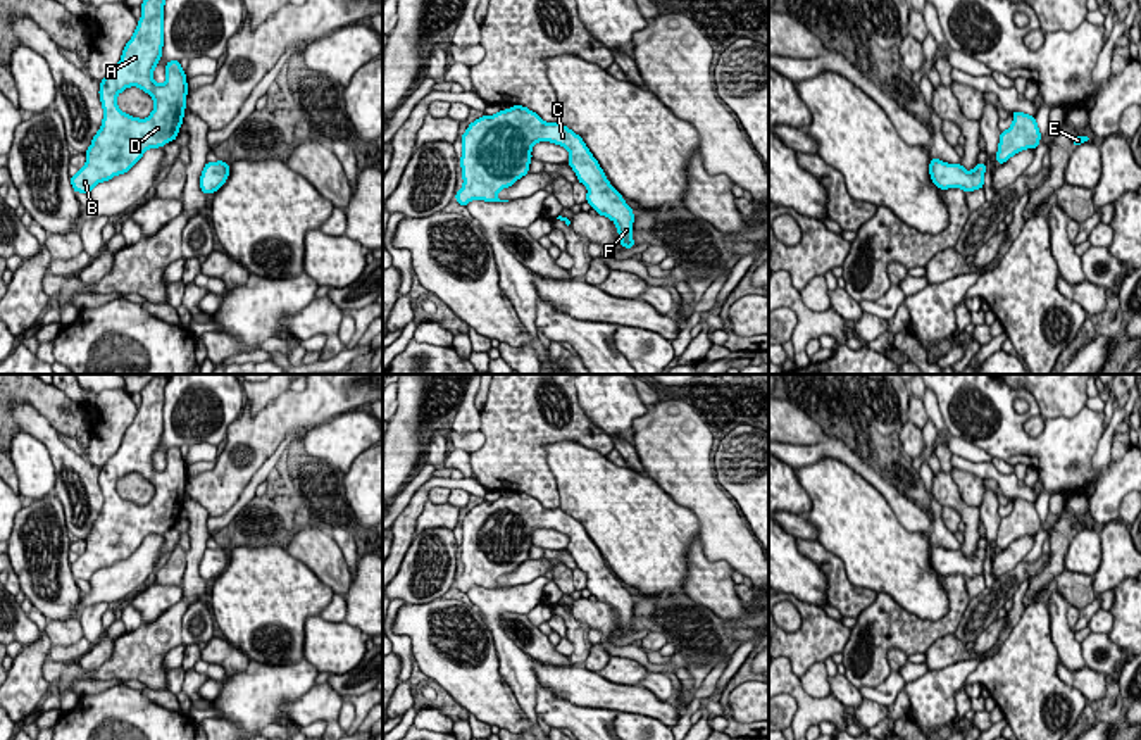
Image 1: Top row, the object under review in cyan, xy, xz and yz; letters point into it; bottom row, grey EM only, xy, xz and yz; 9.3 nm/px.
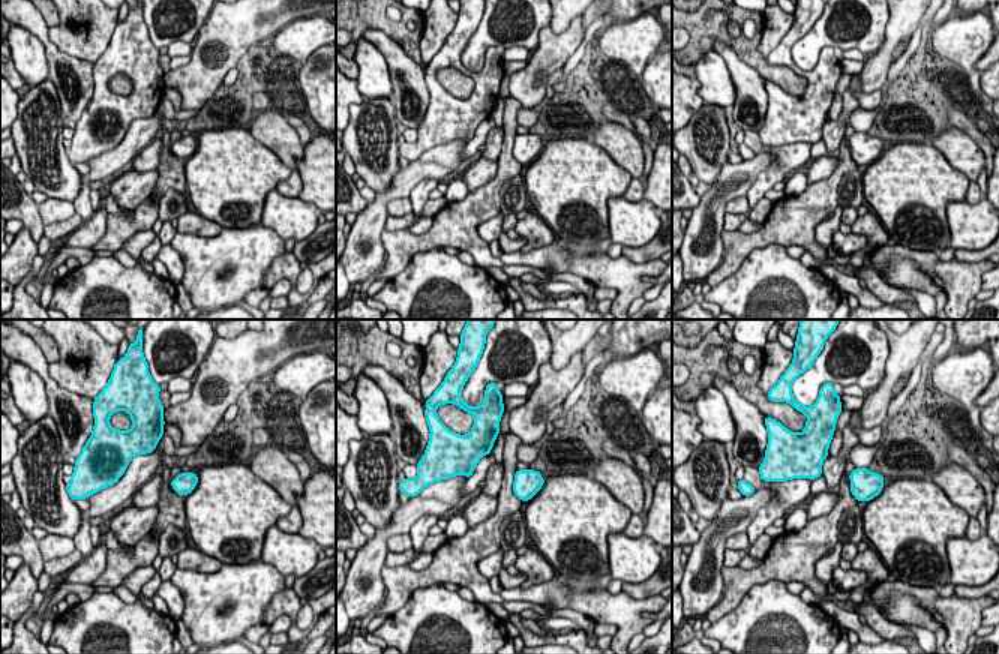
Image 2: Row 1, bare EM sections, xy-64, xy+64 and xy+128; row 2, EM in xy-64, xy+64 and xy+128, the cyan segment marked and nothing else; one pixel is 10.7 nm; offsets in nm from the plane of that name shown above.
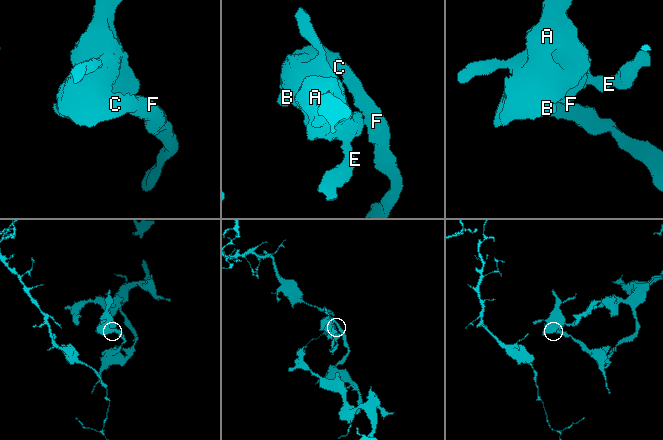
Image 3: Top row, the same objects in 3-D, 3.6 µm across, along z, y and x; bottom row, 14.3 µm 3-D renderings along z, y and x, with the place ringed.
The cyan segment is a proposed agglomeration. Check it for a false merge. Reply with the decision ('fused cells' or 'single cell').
single cell

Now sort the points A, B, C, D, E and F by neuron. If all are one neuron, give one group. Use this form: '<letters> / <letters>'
A B C D E F

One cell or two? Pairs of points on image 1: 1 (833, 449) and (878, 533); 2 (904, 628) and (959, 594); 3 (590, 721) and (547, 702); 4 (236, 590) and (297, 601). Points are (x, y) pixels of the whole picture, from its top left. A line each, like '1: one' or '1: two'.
1: two
2: one
3: one
4: one

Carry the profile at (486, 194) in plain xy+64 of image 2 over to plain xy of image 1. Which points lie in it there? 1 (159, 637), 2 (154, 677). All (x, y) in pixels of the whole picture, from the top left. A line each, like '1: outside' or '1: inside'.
1: inside
2: inside

